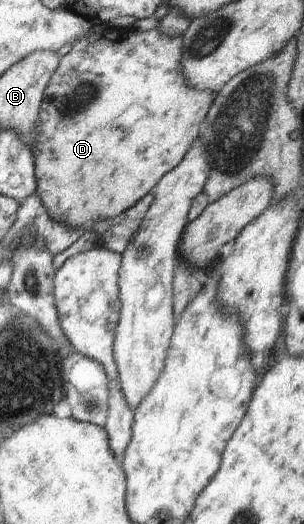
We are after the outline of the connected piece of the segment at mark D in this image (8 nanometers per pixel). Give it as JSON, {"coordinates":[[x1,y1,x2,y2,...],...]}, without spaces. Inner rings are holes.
{"coordinates":[[104,27,101,33,87,33,73,44,70,52,60,59,58,68,50,77,50,82,44,91,44,99,38,113,38,135,34,143,33,159,35,162,36,192,40,203,47,209,51,220,64,223,68,227,91,227,96,221,114,219,116,215,134,207,140,199,153,192,156,183,177,167,186,153,199,140,199,128,207,117,208,111,216,97,215,91,194,89,184,80,182,73,182,37,166,37,157,28,150,31,137,31,134,27,109,28]]}

